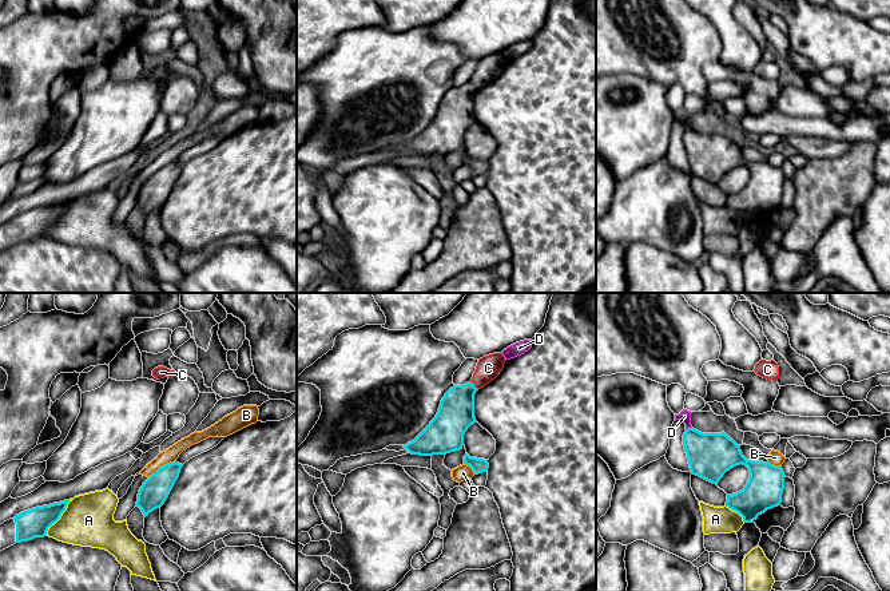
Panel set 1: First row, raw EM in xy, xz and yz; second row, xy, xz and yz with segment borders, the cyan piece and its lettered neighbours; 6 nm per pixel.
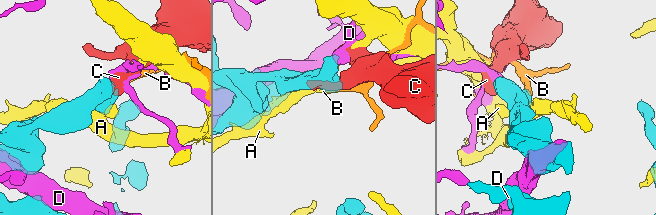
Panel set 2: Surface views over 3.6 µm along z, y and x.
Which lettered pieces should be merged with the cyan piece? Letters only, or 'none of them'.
none of them

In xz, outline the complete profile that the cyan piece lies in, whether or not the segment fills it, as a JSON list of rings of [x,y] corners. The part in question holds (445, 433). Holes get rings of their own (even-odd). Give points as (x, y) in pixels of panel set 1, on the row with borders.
[[[473,382],[454,385],[441,400],[430,424],[404,448],[412,455],[446,455],[462,449],[464,435],[476,423]]]

